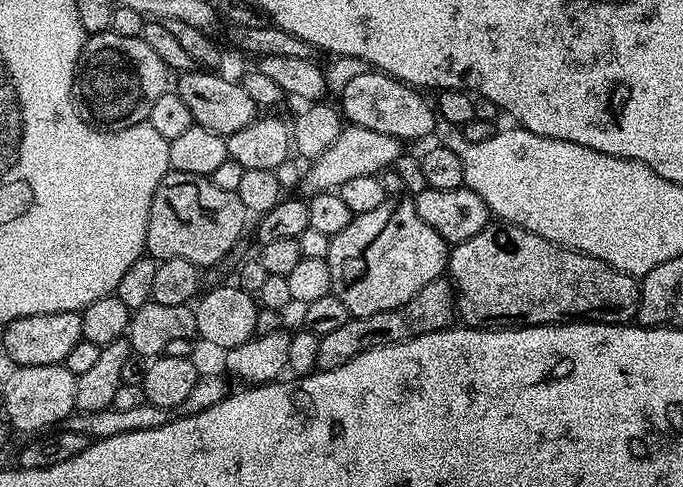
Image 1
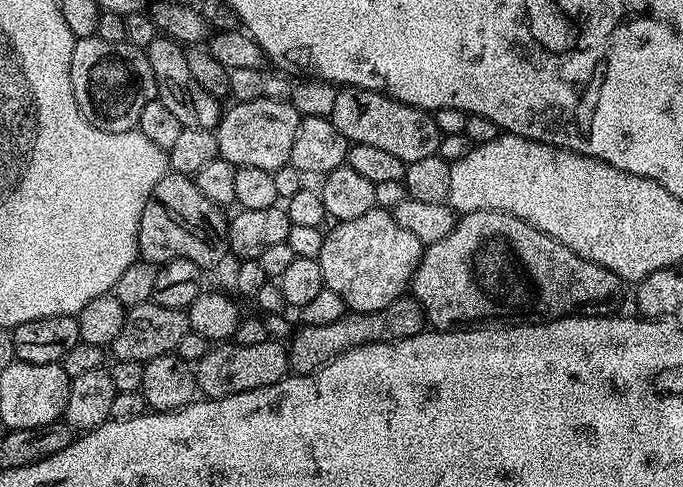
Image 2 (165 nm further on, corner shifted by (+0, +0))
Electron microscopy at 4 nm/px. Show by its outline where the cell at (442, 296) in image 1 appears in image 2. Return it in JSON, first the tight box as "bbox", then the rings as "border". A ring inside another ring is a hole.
{"bbox":[287,294,425,376],"border":[[[405,294],[398,300],[392,300],[390,306],[382,310],[349,311],[338,322],[329,322],[326,326],[305,324],[297,327],[297,332],[292,336],[292,344],[287,345],[288,367],[295,375],[308,376],[350,350],[367,344],[390,344],[394,340],[416,336],[419,332],[425,331],[425,328],[422,306],[411,295]]]}

